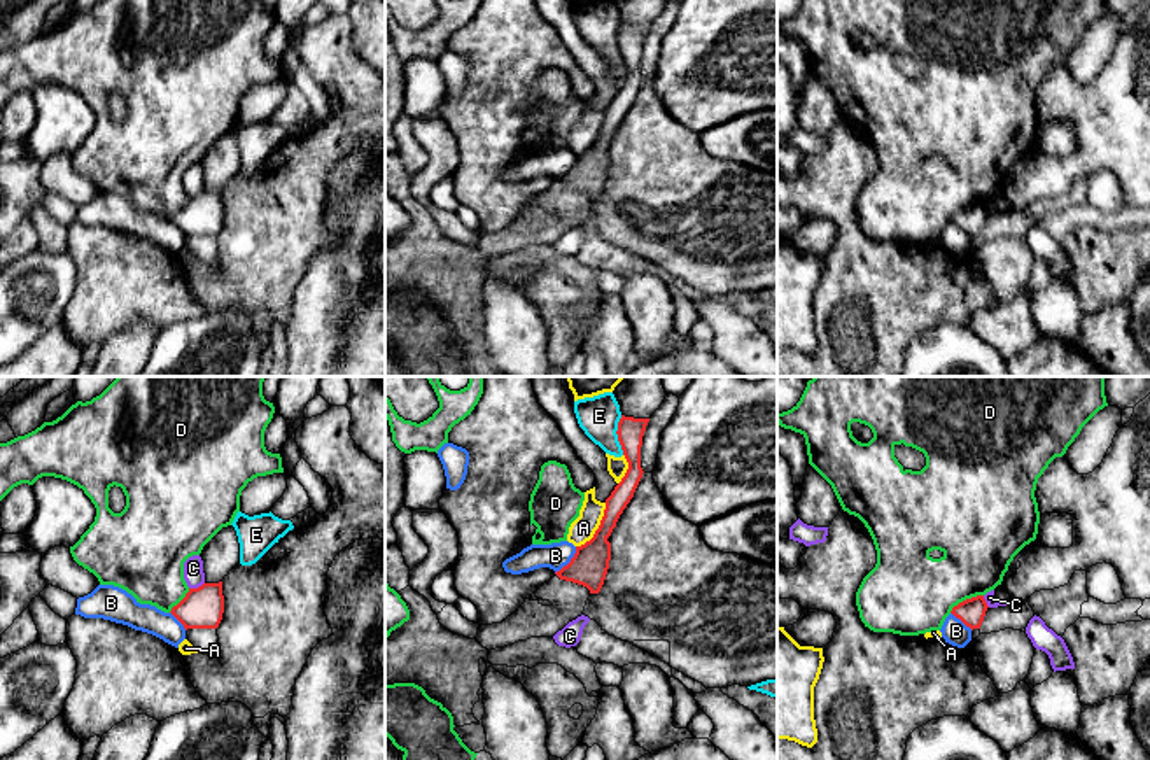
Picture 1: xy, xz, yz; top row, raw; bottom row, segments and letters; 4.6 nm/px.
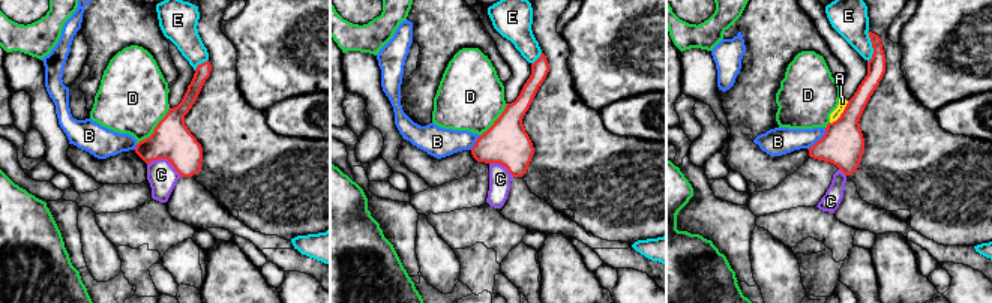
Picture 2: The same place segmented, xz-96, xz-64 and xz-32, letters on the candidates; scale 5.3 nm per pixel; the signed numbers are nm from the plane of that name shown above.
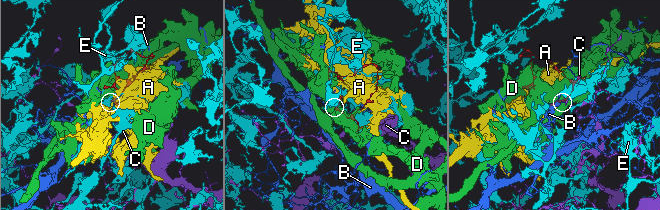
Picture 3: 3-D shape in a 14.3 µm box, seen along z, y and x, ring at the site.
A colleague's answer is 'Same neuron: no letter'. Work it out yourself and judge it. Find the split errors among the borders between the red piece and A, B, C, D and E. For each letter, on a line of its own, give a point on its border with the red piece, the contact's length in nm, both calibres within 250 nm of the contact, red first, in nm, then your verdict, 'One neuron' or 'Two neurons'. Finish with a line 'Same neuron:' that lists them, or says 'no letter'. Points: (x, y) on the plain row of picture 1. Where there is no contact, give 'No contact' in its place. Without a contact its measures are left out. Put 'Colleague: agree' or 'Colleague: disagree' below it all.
A: Touches red at xz (599, 135). Shared border 240 nm. Thickness 170 nm (red) against 110 nm. Two neurons
B: Touches red at xz (571, 168). Shared border 160 nm. Thickness 170 nm (red) against 120 nm. Two neurons
C: Touches red at xy (198, 195). Shared border 80 nm. Thickness 190 nm (red) against 100 nm. Two neurons
D: Touches red at yz (967, 207). Shared border 180 nm. Thickness 120 nm (red) against 380 nm. Two neurons
E: Touches red at xz (617, 41). Shared border 180 nm. Thickness 120 nm (red) against 190 nm. Two neurons
Same neuron: no letter
Colleague: agree

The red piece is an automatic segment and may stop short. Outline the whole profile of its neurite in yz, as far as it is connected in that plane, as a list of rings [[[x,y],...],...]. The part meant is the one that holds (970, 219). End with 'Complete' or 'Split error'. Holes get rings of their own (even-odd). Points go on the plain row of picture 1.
[[[977,203],[954,214],[950,221],[973,238],[980,236],[987,215],[984,203]]]. Complete

